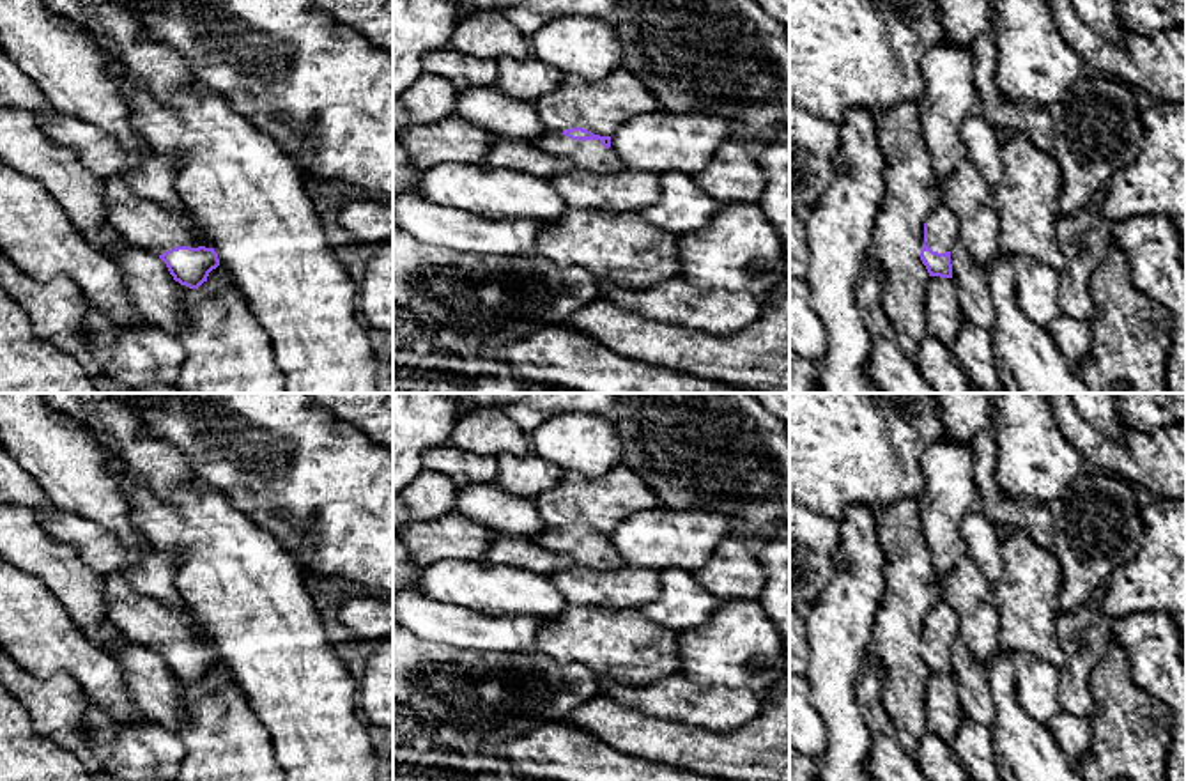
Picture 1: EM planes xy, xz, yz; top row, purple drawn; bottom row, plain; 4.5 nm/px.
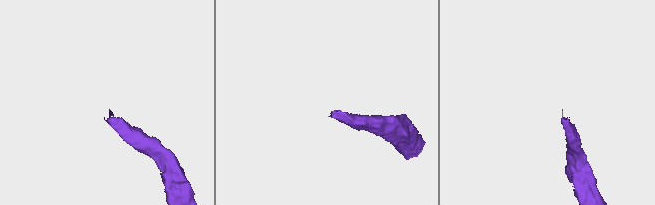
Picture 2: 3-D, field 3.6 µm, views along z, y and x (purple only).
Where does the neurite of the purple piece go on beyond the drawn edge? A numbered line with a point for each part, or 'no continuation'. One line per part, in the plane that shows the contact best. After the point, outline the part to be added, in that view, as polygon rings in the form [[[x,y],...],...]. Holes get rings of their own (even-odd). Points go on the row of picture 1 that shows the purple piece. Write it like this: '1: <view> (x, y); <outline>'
1: xz (590, 154); [[[547,129],[535,145],[556,156],[566,156],[577,168],[595,174],[609,174],[620,161],[620,158],[611,149],[605,149],[600,140],[572,140],[559,131]]]

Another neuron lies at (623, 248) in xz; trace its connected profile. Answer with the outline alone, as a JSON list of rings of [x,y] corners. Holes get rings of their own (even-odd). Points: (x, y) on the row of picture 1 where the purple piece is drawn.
[[[566,209],[558,220],[542,221],[536,253],[558,267],[584,267],[630,289],[687,280],[676,236],[639,214]]]

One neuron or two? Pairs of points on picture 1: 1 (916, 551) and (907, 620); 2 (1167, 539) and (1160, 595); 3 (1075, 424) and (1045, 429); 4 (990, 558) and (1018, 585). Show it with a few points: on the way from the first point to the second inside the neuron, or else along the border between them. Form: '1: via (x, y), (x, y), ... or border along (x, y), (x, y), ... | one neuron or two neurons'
1: via (908, 569), (907, 603) | one neuron
2: via (1167, 553), (1167, 572), (1160, 581) | one neuron
3: border along (1054, 411), (1061, 431), (1085, 459) | two neurons
4: border along (1001, 541), (1002, 576), (992, 587) | two neurons

